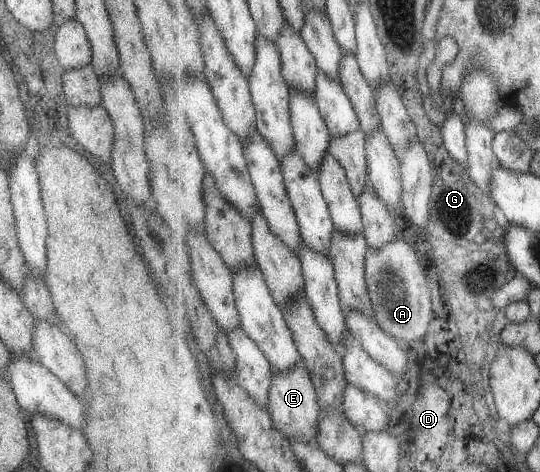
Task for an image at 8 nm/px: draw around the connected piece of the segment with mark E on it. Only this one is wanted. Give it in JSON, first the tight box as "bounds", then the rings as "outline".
{"bounds":[270,357,321,442],"outline":[[[304,357],[296,362],[288,372],[273,374],[270,386],[270,412],[276,428],[291,438],[298,438],[302,442],[318,442],[318,424],[320,424],[321,408],[316,396],[314,382],[310,378],[310,370],[306,370]]]}

